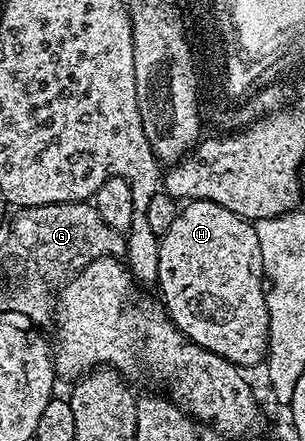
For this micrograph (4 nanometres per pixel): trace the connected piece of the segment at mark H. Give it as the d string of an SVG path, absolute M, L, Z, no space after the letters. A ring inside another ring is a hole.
M193 199L185 202L179 208L179 214L168 232L159 236L160 252L158 253L158 277L156 283L160 287L159 294L162 296L164 308L168 315L176 323L176 328L181 331L189 341L198 344L200 347L210 349L218 353L224 359L229 359L231 363L239 368L252 367L256 364L263 364L265 356L268 354L268 309L267 297L265 295L266 280L263 271L261 246L258 245L258 233L255 232L253 224L244 219L238 213L218 205L214 201L205 199Z

